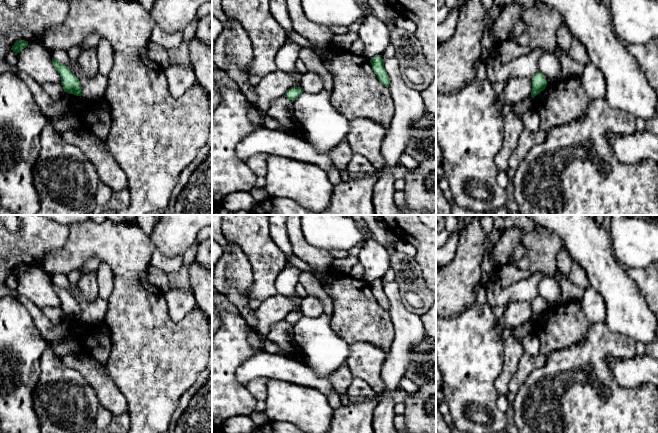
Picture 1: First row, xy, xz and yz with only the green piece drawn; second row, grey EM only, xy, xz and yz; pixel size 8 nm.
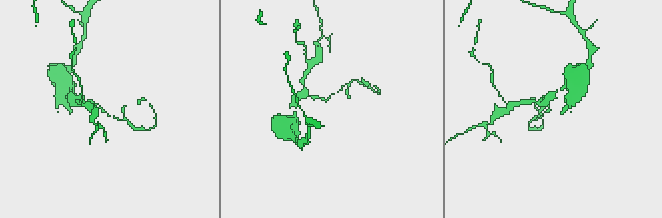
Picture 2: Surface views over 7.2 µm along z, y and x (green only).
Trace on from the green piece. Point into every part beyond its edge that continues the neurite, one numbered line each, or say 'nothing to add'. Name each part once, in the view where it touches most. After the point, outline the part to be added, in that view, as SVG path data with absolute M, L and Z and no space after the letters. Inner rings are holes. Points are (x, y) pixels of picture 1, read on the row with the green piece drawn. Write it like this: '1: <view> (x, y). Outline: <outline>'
nothing to add

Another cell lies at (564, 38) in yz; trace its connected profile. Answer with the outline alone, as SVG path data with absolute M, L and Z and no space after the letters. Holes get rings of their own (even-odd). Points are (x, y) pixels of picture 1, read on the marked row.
M562 23L559 26L556 34L556 39L557 39L556 48L559 49L560 51L567 52L573 40L573 36L571 35L570 30L567 28L565 23Z

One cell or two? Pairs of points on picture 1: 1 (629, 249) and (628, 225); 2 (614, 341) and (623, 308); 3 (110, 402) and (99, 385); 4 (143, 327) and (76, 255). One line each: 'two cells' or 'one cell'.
1: one cell
2: two cells
3: one cell
4: one cell

